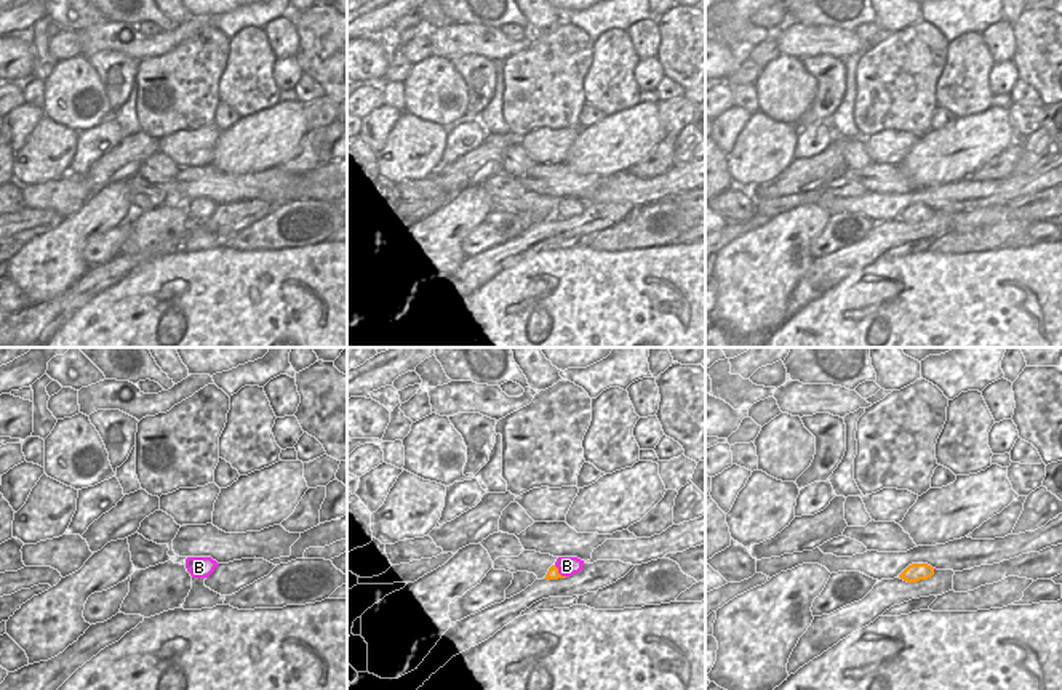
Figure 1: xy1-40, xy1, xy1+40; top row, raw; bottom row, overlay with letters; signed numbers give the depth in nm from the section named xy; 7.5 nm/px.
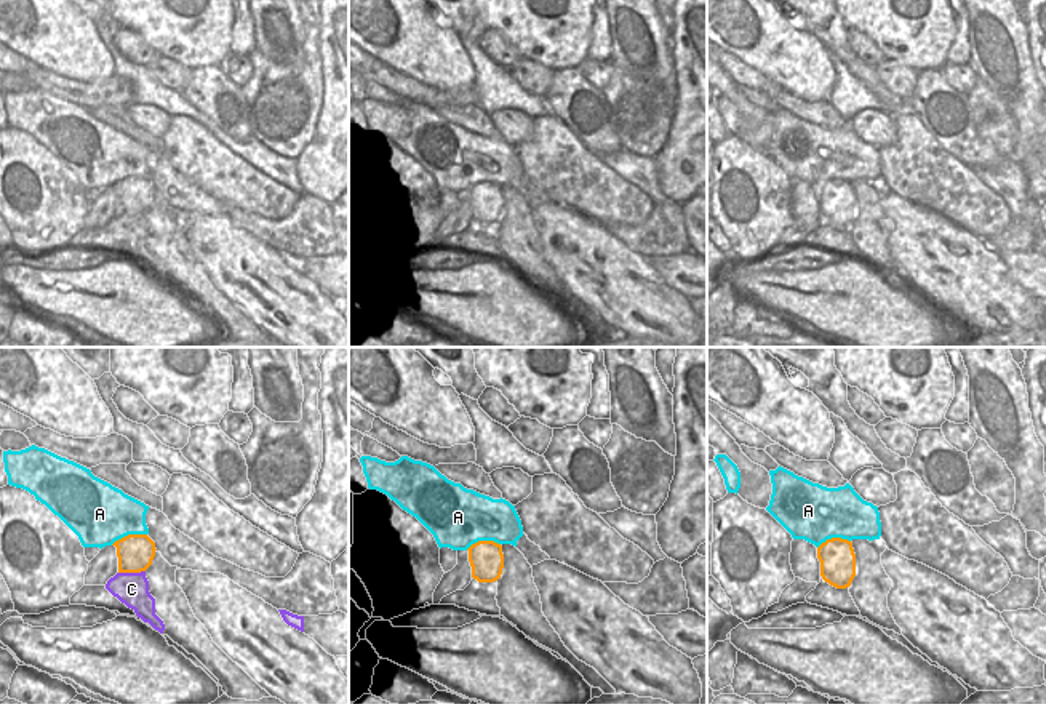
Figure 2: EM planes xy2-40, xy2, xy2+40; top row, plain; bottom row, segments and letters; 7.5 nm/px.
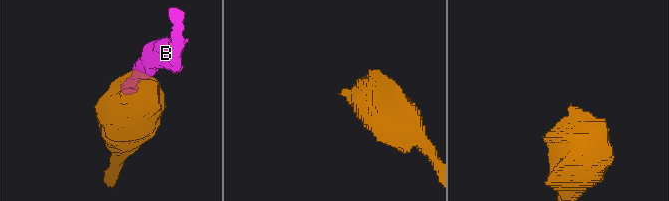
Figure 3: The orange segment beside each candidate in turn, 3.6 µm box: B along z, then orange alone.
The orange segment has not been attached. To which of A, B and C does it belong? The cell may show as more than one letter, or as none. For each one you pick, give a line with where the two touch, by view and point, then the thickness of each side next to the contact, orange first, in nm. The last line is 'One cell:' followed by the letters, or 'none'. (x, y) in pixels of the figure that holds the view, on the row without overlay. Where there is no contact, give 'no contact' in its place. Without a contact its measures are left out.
B: xy1 (558, 215) | 90/140 nm
One cell: B

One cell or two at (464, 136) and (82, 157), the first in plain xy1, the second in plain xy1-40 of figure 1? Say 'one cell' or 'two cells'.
one cell

